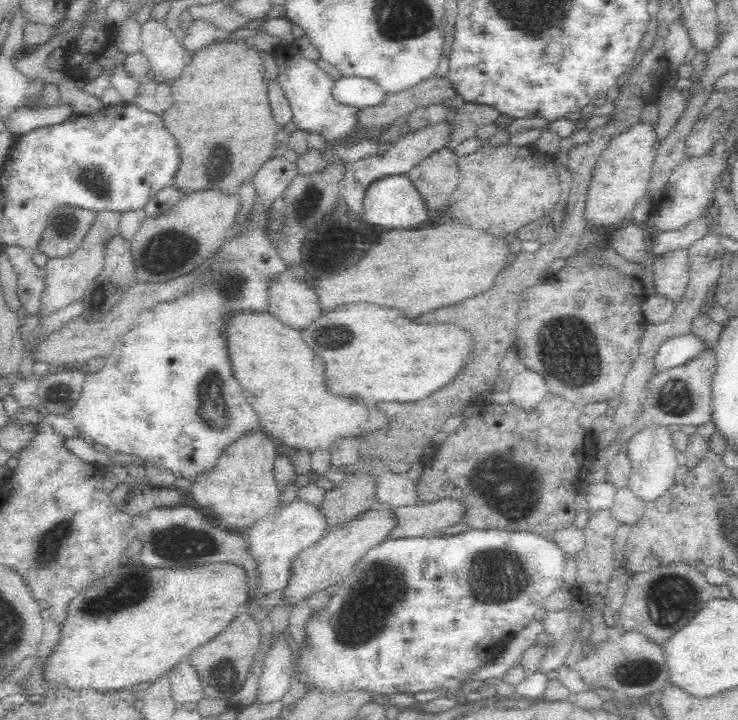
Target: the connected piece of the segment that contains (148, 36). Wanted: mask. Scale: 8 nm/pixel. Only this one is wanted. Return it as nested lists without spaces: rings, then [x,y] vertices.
[[[149,19],[139,28],[140,51],[149,60],[151,69],[161,81],[170,82],[178,79],[192,58],[192,51],[188,50],[180,40],[176,40],[174,32],[168,29],[164,21]]]

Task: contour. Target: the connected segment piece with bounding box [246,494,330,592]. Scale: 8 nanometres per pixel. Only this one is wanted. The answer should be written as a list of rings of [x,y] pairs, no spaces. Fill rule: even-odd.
[[[300,494],[288,504],[281,504],[281,508],[265,518],[260,518],[256,523],[246,529],[249,540],[252,542],[252,551],[264,560],[262,569],[268,574],[262,576],[260,590],[276,590],[289,584],[293,562],[297,561],[302,551],[313,546],[330,530],[330,524],[321,504],[310,503],[300,497]],[[274,582],[274,584],[268,584]]]

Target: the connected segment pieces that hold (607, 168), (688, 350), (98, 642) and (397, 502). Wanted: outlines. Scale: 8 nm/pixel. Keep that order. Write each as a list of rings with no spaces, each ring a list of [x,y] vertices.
[[[640,120],[628,129],[628,132],[621,134],[608,142],[604,151],[591,172],[590,188],[587,196],[587,220],[611,228],[625,221],[630,217],[636,205],[648,194],[650,183],[653,180],[653,164],[661,146],[662,139],[658,137],[656,122]]]
[[[692,330],[683,331],[667,338],[658,349],[654,368],[657,372],[676,369],[687,362],[700,357],[708,349],[712,350],[712,342]]]
[[[142,562],[116,570],[110,575],[118,578],[115,589],[110,592],[110,578],[86,589],[86,594],[80,594],[70,603],[68,620],[64,625],[63,637],[59,646],[51,656],[45,670],[51,689],[53,683],[69,679],[73,686],[90,686],[94,690],[112,691],[124,688],[140,688],[169,672],[173,666],[180,663],[186,654],[194,648],[210,642],[218,632],[224,632],[234,620],[238,608],[245,609],[250,600],[248,574],[244,566],[232,562],[204,562],[186,566],[186,568],[148,568]]]
[[[382,473],[380,475],[380,484],[376,492],[377,502],[396,509],[414,508],[424,504],[422,495],[418,493],[416,482],[407,478],[407,476],[396,476],[392,473]]]

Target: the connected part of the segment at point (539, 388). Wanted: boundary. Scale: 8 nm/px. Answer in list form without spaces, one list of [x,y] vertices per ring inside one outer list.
[[[524,370],[514,376],[509,397],[516,406],[524,410],[532,410],[548,392],[547,382],[544,376],[540,376],[534,370]]]

